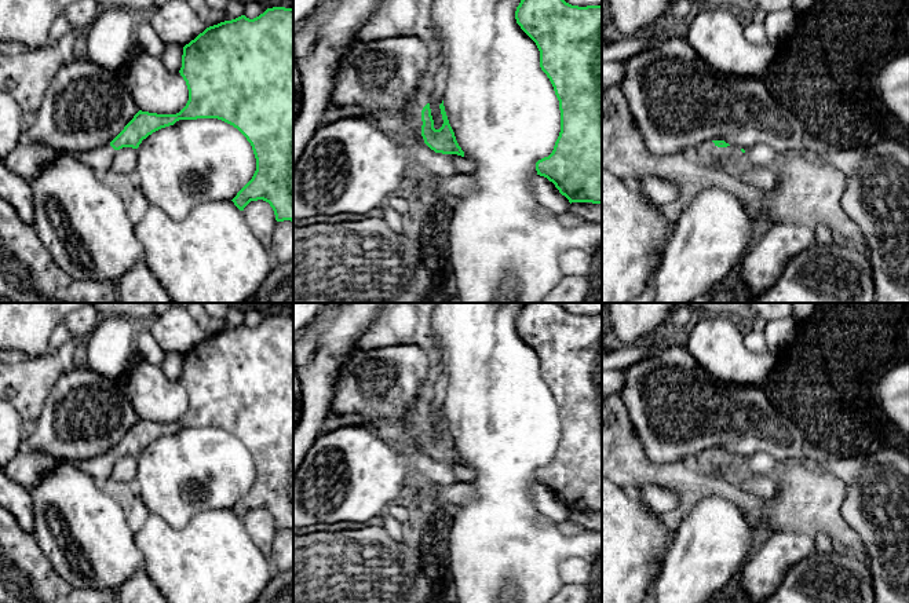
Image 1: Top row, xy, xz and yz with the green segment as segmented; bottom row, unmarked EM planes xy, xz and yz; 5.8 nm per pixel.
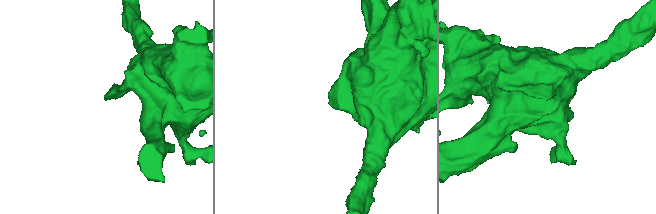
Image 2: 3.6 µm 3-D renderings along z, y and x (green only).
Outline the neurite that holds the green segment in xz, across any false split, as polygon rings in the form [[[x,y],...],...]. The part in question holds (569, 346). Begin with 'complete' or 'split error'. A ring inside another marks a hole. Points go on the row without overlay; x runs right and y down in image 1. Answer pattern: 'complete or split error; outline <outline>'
complete; outline [[[526,303],[515,319],[516,332],[536,351],[540,376],[559,409],[561,441],[548,465],[536,471],[537,483],[555,493],[569,511],[602,512],[602,313],[578,315],[559,303]]]

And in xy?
split error; outline [[[273,315],[253,328],[241,324],[207,336],[183,355],[179,381],[189,398],[189,409],[179,421],[157,423],[139,419],[110,452],[76,461],[79,468],[101,485],[110,478],[117,458],[138,457],[143,447],[161,436],[174,434],[179,428],[218,427],[233,434],[247,446],[256,467],[256,479],[231,508],[234,514],[244,519],[251,509],[263,508],[273,516],[277,530],[293,530],[293,317]]]

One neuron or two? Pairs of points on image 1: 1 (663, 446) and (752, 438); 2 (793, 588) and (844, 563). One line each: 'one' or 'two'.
1: one
2: one

